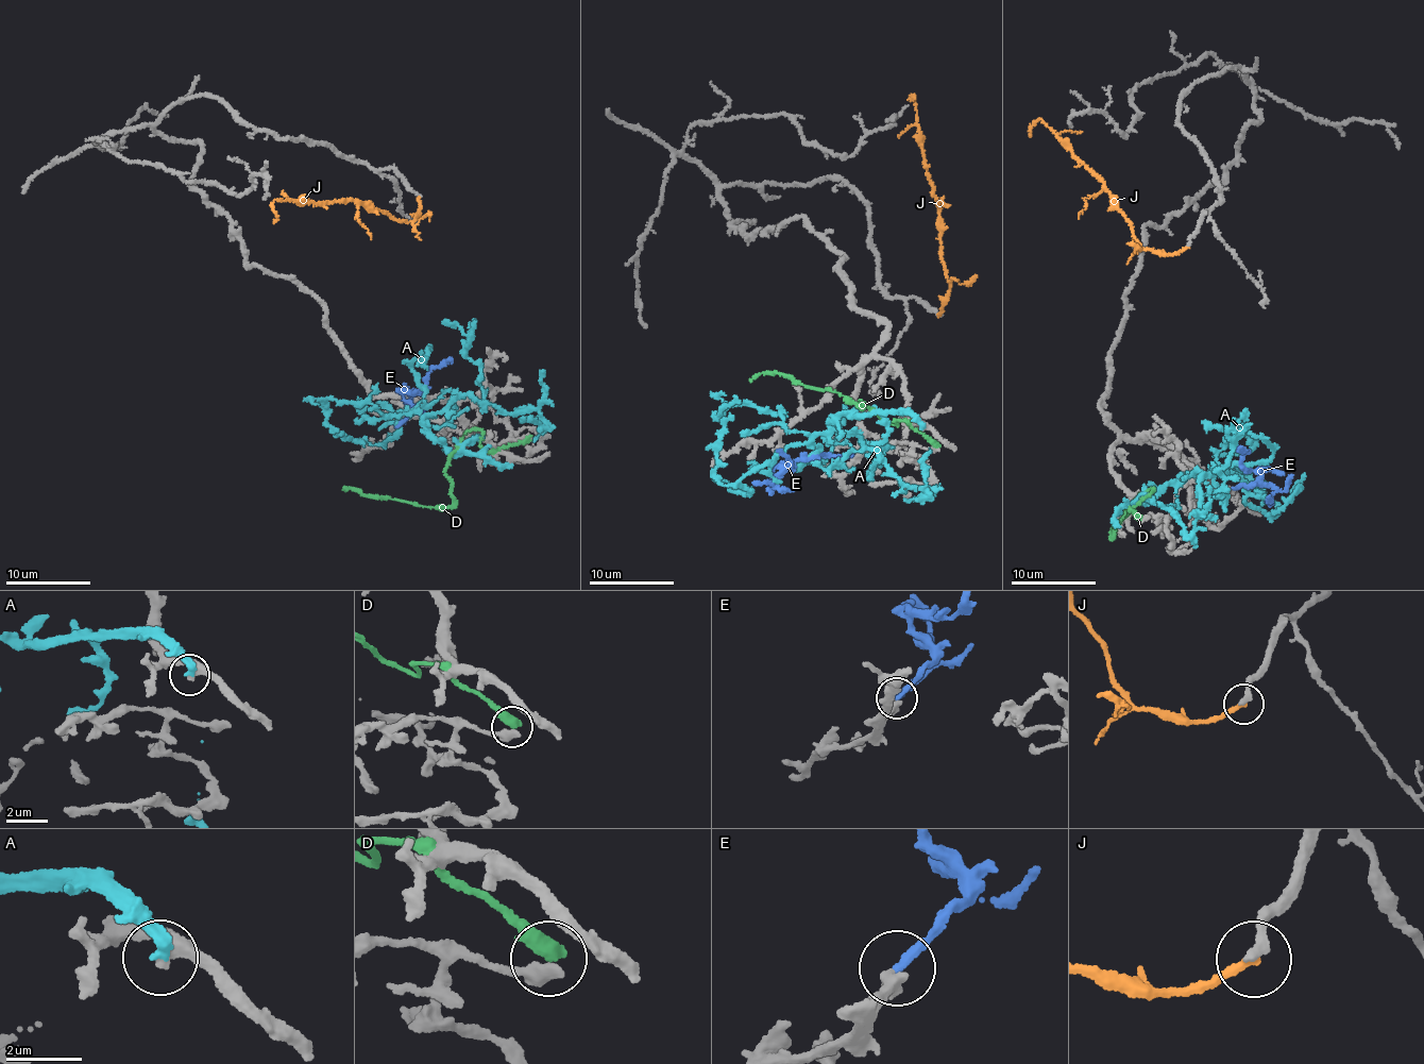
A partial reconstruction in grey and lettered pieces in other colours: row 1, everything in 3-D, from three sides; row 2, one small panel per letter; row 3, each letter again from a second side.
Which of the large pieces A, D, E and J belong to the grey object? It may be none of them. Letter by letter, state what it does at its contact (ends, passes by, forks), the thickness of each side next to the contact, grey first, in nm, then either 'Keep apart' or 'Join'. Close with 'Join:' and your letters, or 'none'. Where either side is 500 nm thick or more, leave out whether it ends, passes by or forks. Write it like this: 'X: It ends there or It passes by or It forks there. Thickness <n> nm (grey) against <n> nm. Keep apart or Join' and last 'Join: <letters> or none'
A: It ends there. Thickness 280 nm (grey) against 360 nm. Keep apart
D: It ends there. Thickness 440 nm (grey) against 480 nm. Keep apart
E: It ends there. Thickness 360 nm (grey) against 240 nm. Join
J: It ends there. Thickness 220 nm (grey) against 220 nm. Keep apart
Join: E

